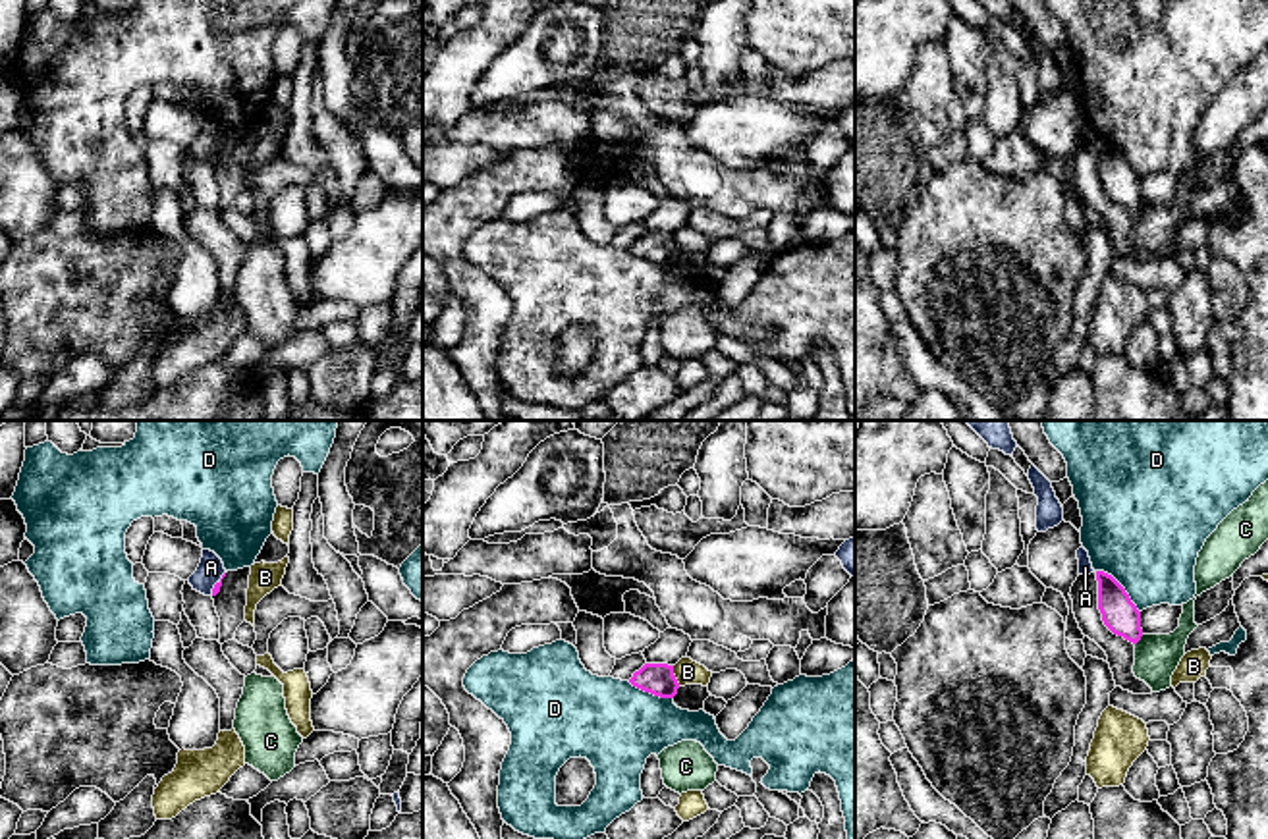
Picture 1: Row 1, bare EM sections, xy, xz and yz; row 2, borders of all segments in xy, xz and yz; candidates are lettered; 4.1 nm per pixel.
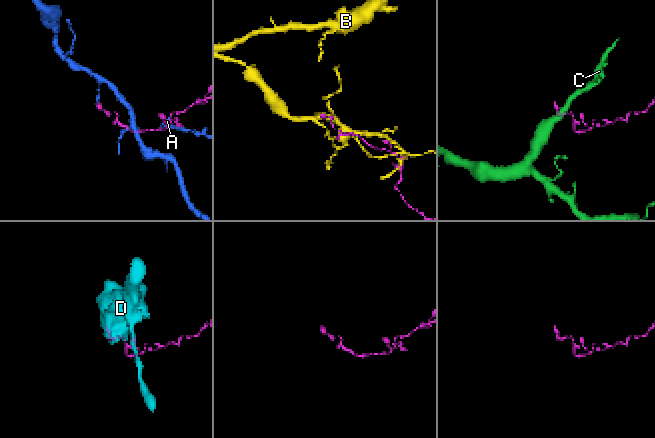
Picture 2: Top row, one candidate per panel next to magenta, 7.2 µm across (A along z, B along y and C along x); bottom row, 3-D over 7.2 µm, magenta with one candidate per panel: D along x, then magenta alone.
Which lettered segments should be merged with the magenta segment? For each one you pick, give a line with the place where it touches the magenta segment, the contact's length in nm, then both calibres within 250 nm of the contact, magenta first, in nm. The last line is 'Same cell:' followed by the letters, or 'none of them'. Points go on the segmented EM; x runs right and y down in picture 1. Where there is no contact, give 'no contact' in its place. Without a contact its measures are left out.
Same cell: none of them

